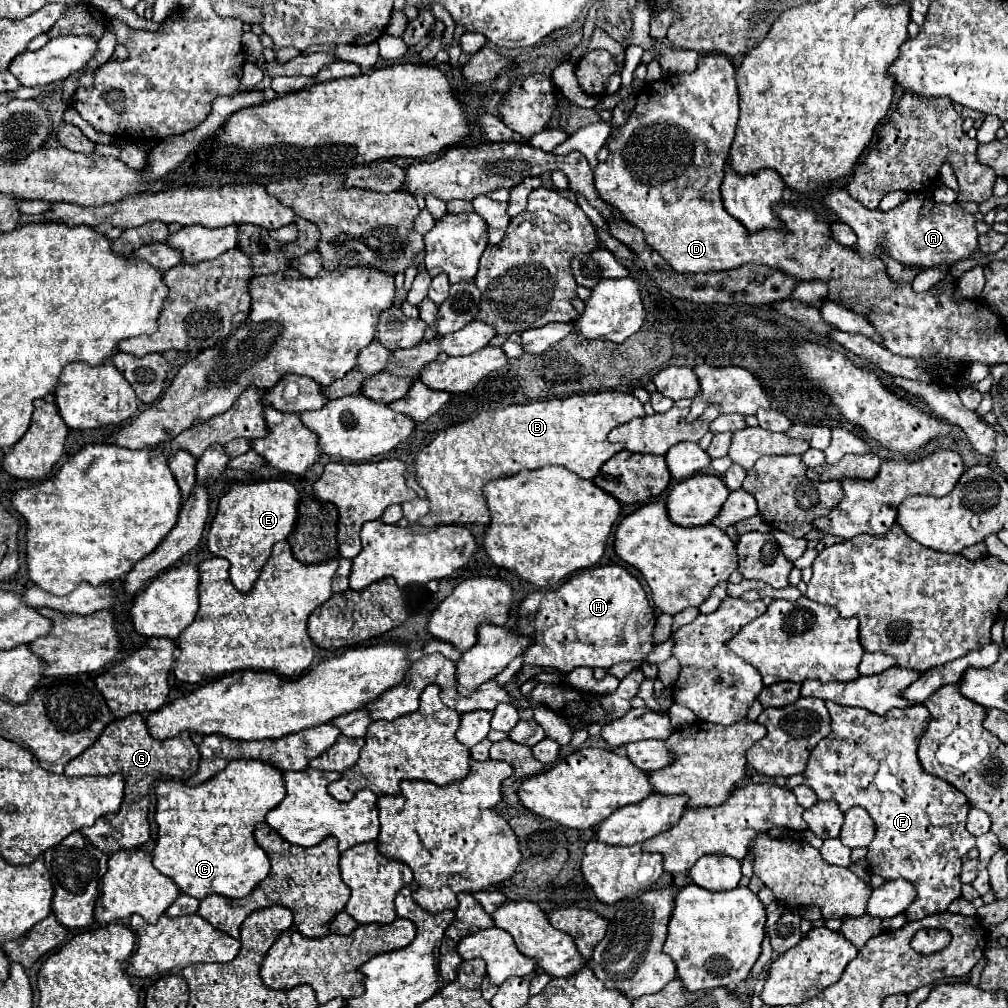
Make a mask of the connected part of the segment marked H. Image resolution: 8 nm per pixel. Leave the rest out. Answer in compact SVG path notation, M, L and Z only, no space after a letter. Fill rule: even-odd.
M607 564L591 570L583 570L571 576L563 586L551 592L533 592L519 606L517 626L523 634L535 638L525 650L523 660L531 666L551 666L563 672L571 672L577 666L609 668L625 660L645 660L653 650L651 632L655 626L655 612L645 596L643 586L623 566Z

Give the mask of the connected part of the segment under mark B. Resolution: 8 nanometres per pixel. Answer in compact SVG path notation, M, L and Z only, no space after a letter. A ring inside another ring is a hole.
M597 392L597 394L583 394L571 398L553 398L553 400L539 400L521 406L507 406L503 410L481 412L477 418L449 426L447 430L439 432L439 436L425 446L415 460L415 478L421 488L429 494L431 510L427 516L419 520L421 526L433 528L439 524L489 524L491 512L487 510L487 500L483 500L483 486L489 480L513 476L521 470L535 470L551 464L565 466L573 470L577 476L593 480L601 466L621 452L625 446L609 442L609 432L615 426L621 426L637 416L645 416L643 404L633 394L623 392Z

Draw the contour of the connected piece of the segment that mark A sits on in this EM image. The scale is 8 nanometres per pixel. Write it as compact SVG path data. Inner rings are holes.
M827 188L823 190L823 202L827 208L839 214L841 222L849 224L857 234L857 252L861 256L875 254L879 256L879 246L885 246L891 252L891 258L909 264L921 266L927 270L935 264L947 262L949 266L957 260L967 258L973 250L977 250L977 232L975 232L975 218L973 214L961 210L957 204L935 204L927 216L919 216L923 200L921 194L911 194L909 200L899 204L897 208L883 212L883 210L869 210L857 200L853 200L847 190L843 188Z

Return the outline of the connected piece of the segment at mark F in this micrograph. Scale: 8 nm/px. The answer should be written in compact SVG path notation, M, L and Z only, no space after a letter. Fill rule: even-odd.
M831 700L825 702L831 714L833 732L823 738L811 752L807 768L803 772L805 786L809 786L819 800L835 800L842 812L854 806L861 806L875 820L877 834L867 846L869 872L879 874L885 880L905 878L915 884L917 900L907 908L909 920L921 920L929 914L945 912L947 906L961 896L961 858L975 848L975 836L967 832L965 822L971 810L967 798L949 782L927 774L917 758L919 738L929 722L929 710L925 706L909 706L903 710L889 710L887 714L871 714L863 708L845 708Z

